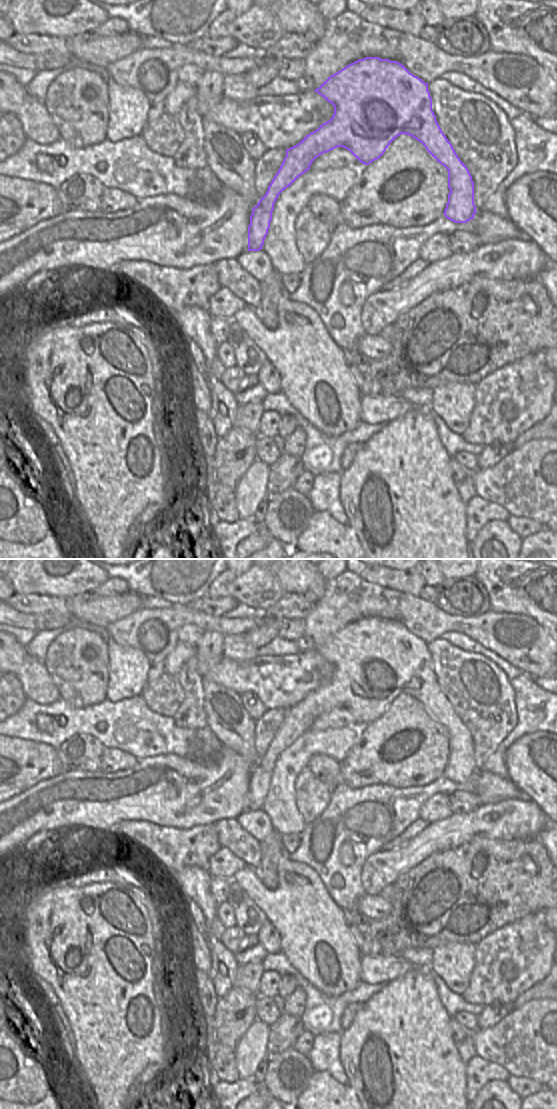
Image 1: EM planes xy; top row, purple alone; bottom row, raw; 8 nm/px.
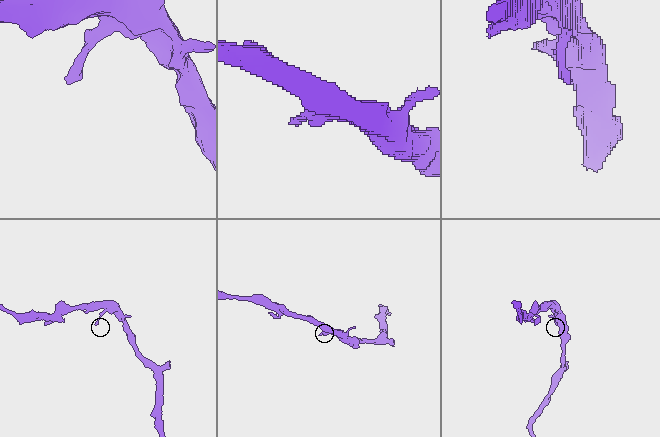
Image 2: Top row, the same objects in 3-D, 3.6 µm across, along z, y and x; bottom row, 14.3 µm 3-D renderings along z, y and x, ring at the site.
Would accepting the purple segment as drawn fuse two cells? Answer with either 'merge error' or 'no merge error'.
no merge error

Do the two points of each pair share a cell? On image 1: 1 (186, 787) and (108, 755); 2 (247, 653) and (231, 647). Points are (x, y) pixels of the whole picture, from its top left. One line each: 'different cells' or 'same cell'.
1: different cells
2: same cell

